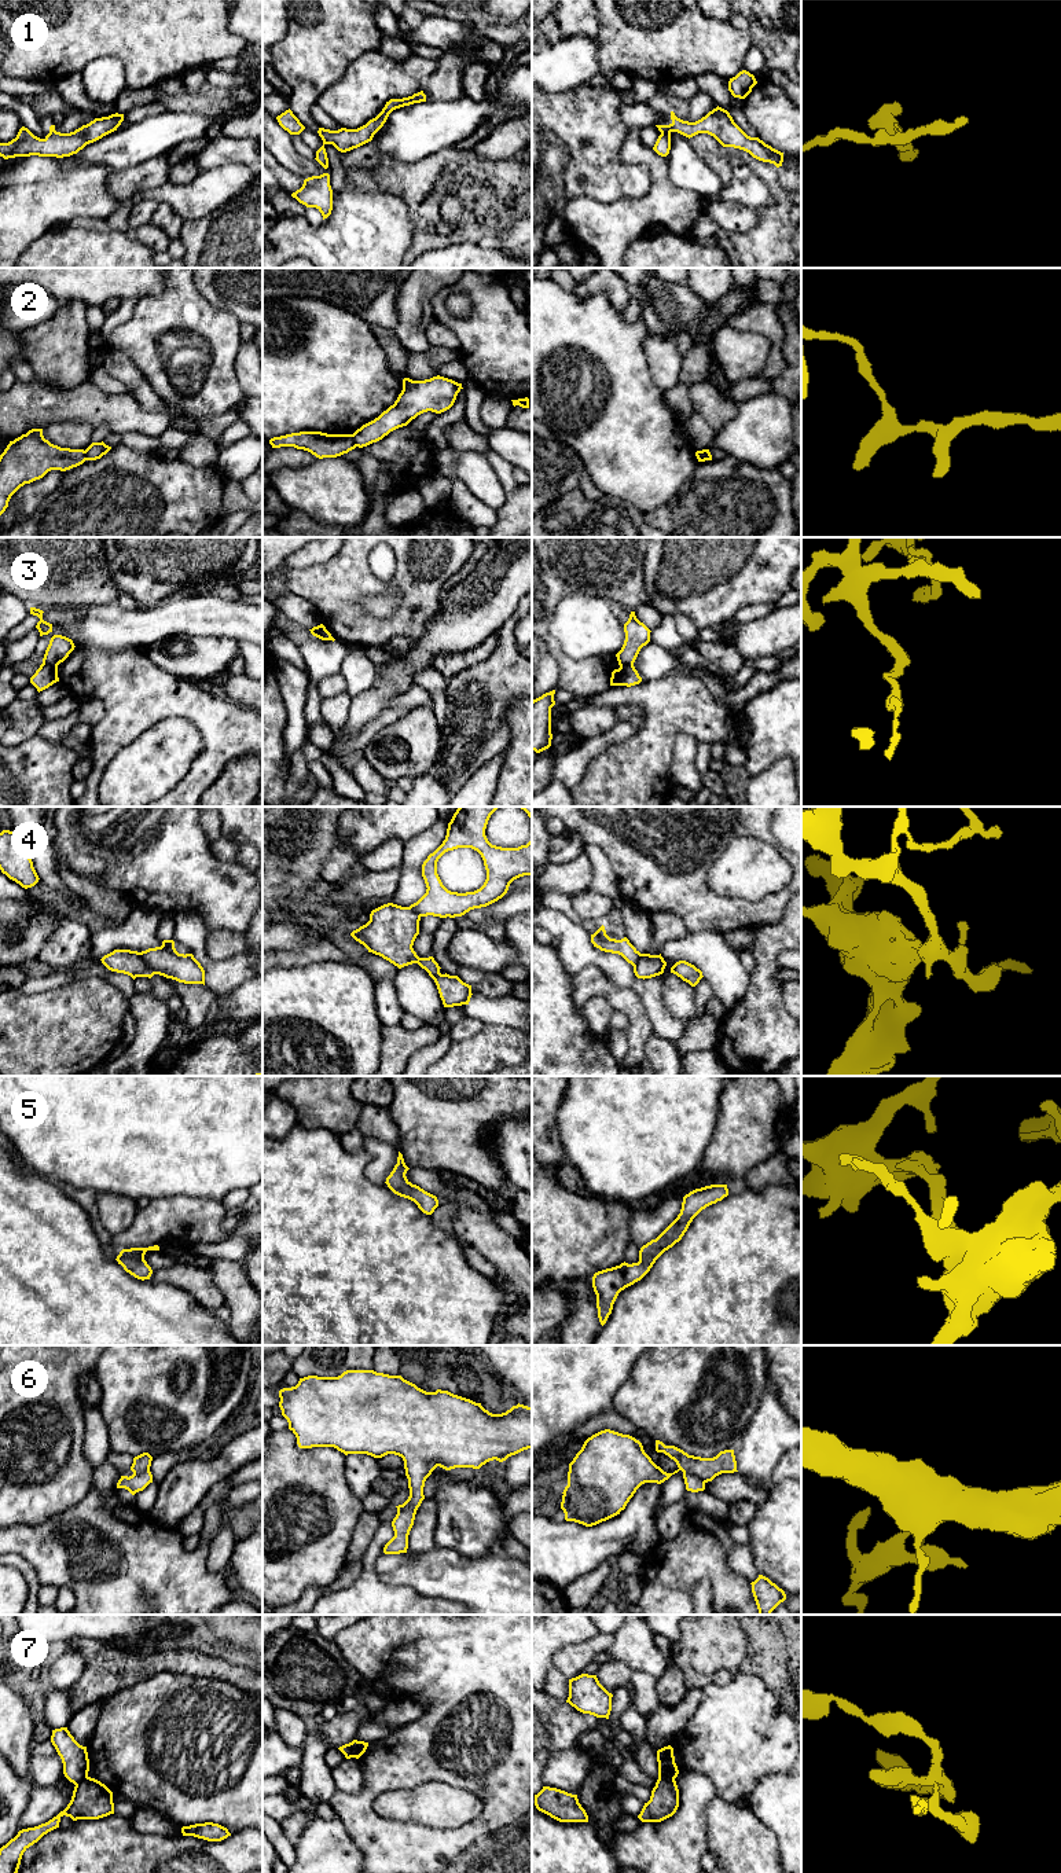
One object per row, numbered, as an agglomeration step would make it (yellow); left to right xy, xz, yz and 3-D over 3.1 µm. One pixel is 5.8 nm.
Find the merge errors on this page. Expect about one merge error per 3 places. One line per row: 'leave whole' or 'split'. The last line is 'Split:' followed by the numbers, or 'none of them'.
1: split
2: split
3: split
4: split
5: leave whole
6: split
7: split
Split: 1, 2, 3, 4, 6, 7

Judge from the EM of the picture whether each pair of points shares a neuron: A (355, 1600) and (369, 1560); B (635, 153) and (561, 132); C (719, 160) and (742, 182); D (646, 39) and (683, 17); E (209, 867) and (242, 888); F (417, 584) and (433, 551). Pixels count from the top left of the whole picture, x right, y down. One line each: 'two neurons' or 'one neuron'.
A: one neuron
B: two neurons
C: two neurons
D: one neuron
E: one neuron
F: one neuron

